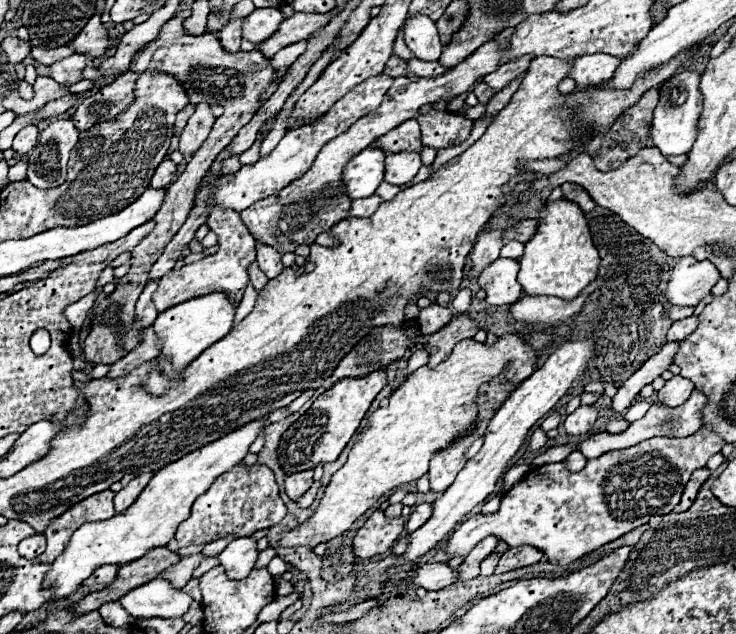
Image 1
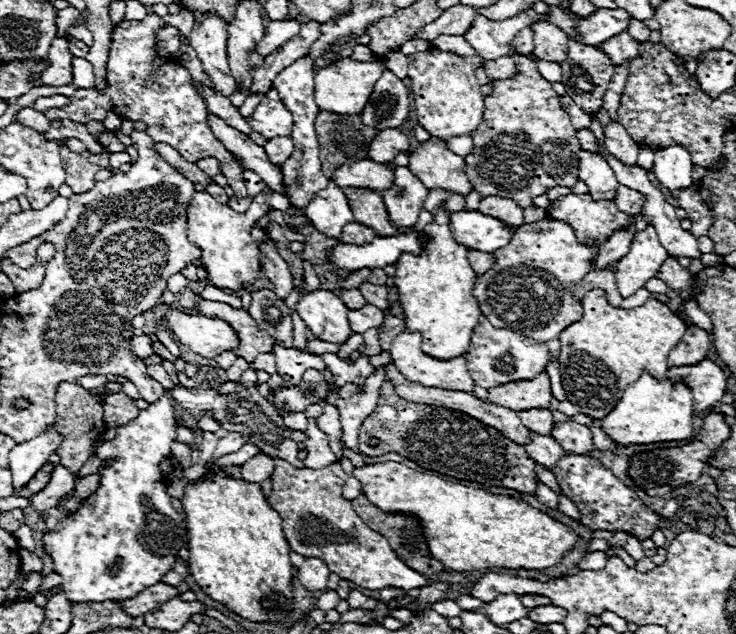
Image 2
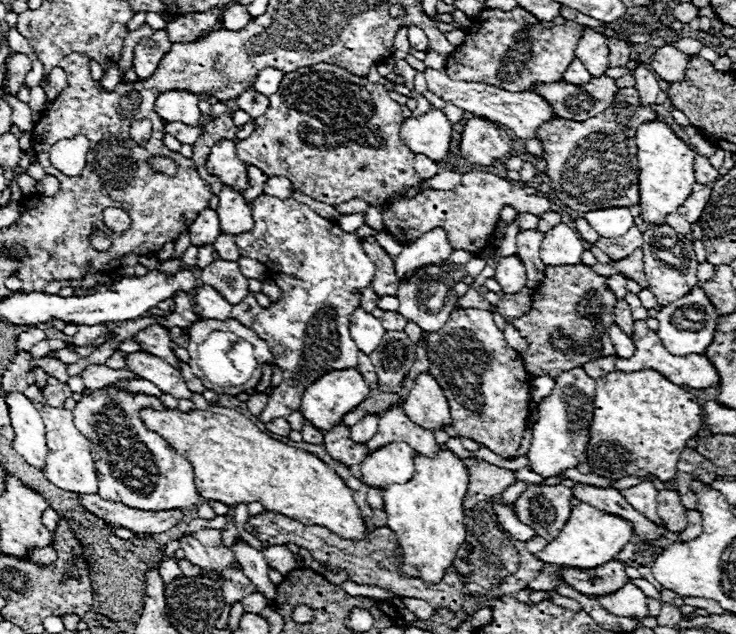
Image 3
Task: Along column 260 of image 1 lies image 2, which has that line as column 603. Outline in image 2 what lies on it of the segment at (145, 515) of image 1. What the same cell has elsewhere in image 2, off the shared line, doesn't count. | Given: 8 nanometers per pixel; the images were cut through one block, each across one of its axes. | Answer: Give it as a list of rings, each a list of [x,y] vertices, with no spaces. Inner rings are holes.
[[[648,372],[640,376],[638,382],[630,384],[618,400],[616,408],[602,418],[602,430],[608,438],[618,444],[652,444],[664,440],[686,440],[694,436],[692,428],[692,412],[694,412],[694,398],[690,388],[680,382],[670,382],[668,378],[654,378]]]

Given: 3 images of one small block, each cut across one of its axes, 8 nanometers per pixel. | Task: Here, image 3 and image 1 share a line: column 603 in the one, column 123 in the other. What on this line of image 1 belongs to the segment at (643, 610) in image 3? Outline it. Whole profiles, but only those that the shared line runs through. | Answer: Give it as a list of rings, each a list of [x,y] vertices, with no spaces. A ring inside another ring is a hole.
[[[156,578],[148,584],[130,590],[120,598],[124,610],[134,618],[182,618],[192,604],[192,598],[174,588],[168,580]]]

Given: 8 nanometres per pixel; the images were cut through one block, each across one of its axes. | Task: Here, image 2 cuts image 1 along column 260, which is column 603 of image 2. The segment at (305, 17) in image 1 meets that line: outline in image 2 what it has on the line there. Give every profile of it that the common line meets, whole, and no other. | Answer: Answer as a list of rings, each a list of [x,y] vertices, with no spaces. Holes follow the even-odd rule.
[[[620,32],[618,36],[612,36],[610,40],[606,40],[606,44],[600,44],[602,52],[606,52],[606,56],[610,56],[610,60],[614,60],[614,66],[622,64],[624,60],[632,60],[638,56],[638,40],[632,38],[628,32]]]

